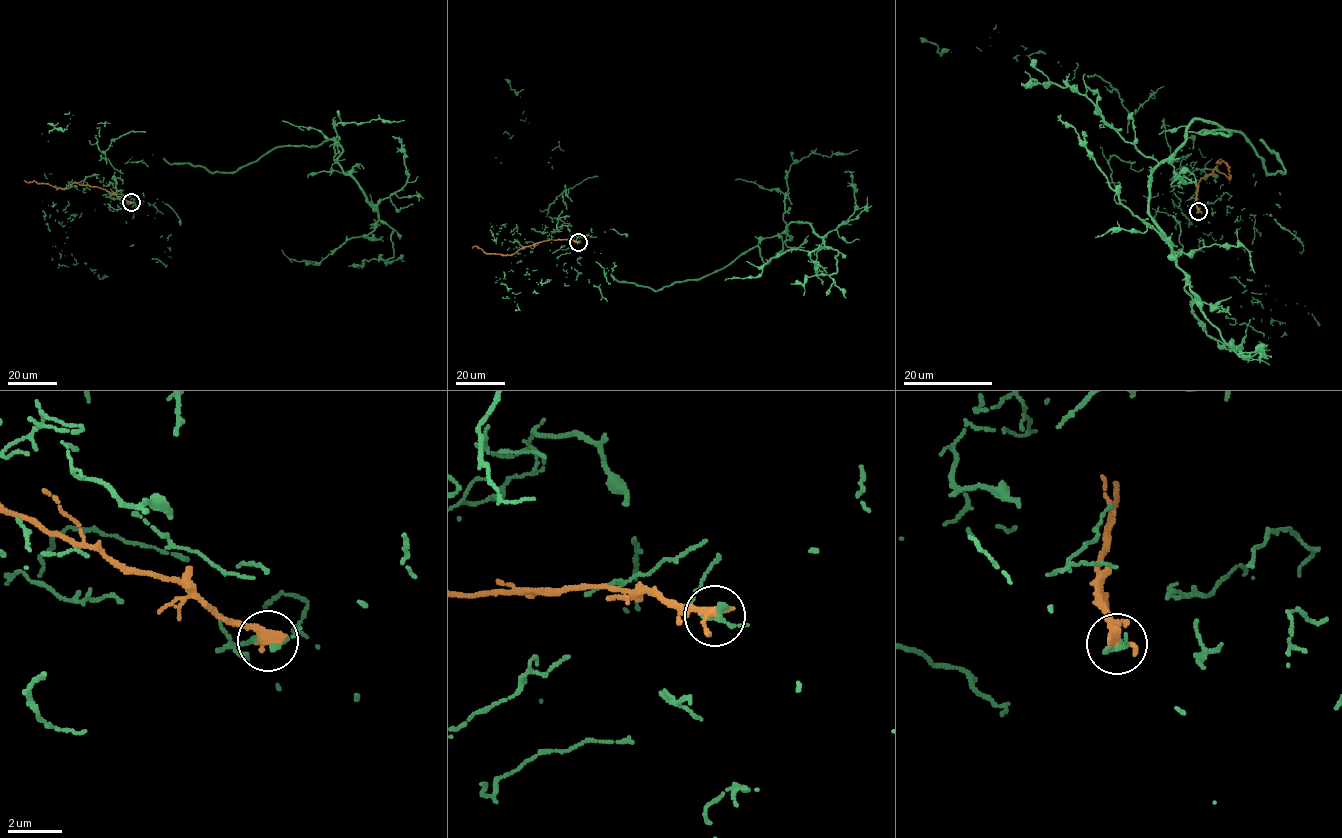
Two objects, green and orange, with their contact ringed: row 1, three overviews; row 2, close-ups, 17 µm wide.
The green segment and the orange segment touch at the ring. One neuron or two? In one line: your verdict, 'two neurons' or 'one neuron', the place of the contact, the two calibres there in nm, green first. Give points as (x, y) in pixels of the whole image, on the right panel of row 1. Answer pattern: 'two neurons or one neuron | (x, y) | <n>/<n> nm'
two neurons | (1198, 211) | 240/460 nm

